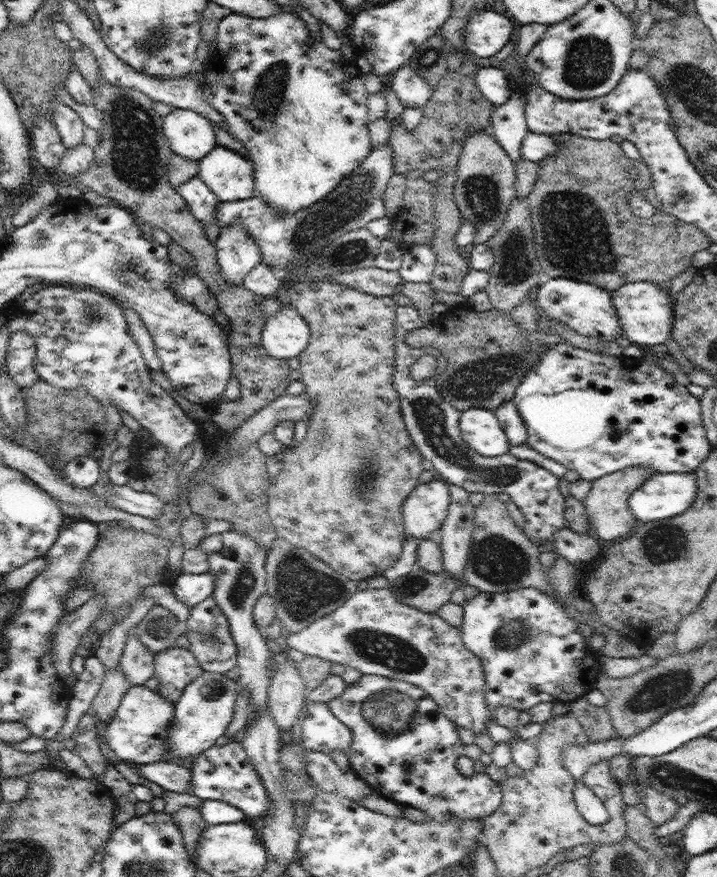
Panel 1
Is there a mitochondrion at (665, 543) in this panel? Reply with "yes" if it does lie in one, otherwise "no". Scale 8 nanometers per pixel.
yes

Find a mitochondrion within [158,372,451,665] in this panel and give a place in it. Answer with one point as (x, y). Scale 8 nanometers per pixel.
(303, 589)

